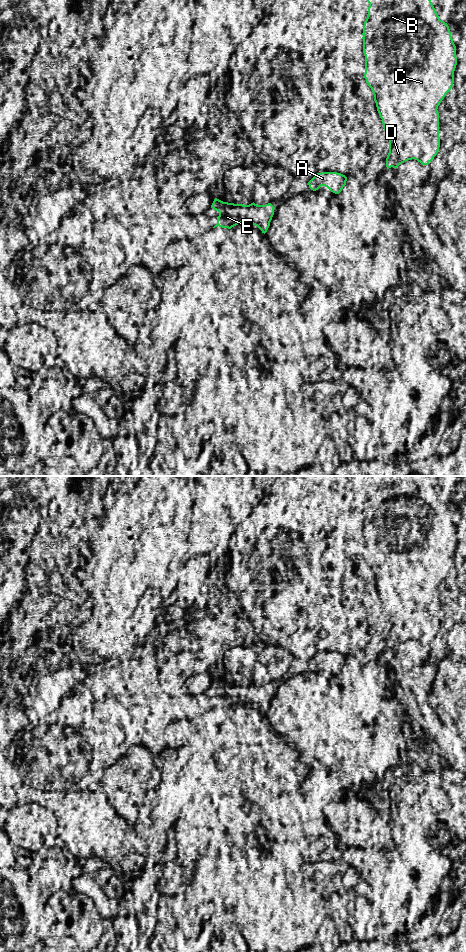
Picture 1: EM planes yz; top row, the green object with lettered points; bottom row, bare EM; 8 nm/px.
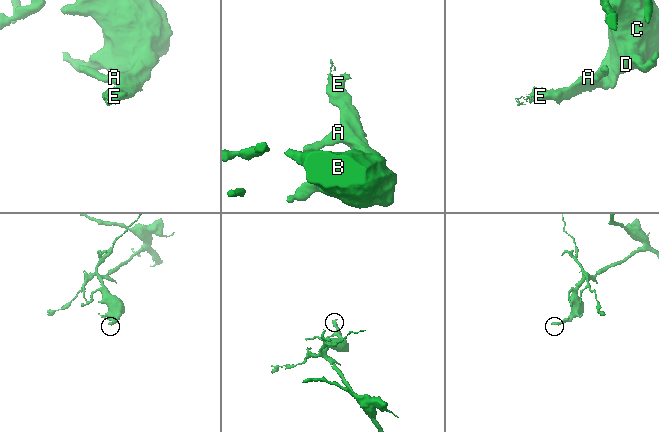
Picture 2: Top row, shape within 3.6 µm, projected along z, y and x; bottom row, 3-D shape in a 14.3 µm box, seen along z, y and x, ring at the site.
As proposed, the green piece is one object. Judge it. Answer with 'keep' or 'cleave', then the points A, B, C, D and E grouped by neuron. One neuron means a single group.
keep; A B C D E

